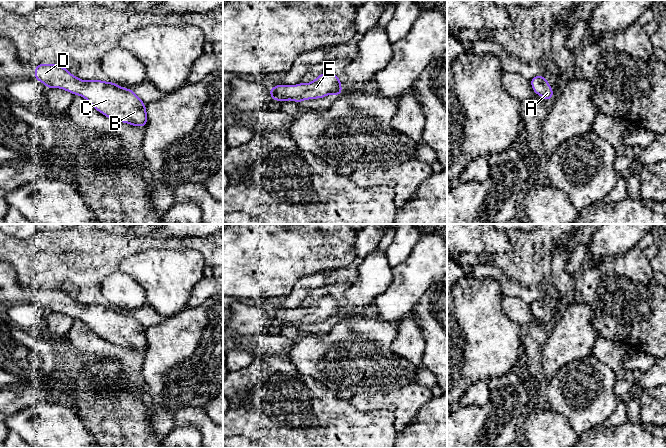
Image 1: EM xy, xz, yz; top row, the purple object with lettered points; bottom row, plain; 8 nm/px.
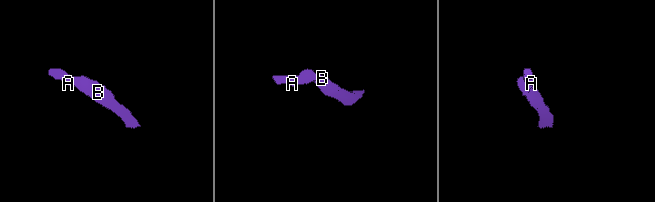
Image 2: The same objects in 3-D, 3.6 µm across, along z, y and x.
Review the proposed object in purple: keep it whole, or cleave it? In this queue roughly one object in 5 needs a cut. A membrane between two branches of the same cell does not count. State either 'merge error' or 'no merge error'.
no merge error

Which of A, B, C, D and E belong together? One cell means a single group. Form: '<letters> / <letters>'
A B C D E

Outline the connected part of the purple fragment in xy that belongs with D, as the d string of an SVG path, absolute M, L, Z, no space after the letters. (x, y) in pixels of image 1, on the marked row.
M37 64L34 79L48 88L60 88L85 98L109 119L132 126L147 125L146 106L133 90L102 80L81 80L58 64Z

